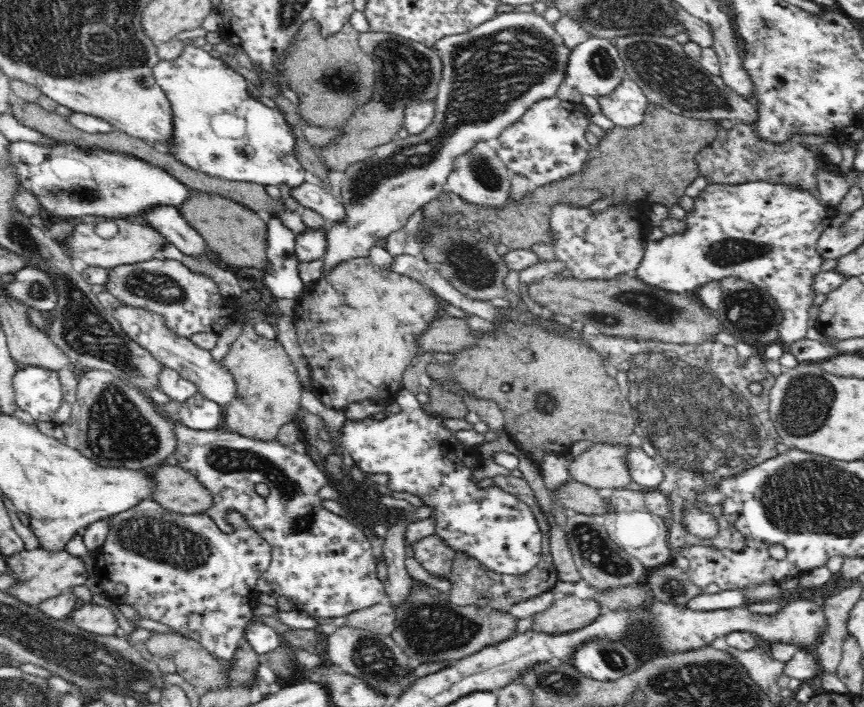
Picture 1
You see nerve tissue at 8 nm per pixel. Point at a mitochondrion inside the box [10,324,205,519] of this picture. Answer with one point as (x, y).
(117, 430)

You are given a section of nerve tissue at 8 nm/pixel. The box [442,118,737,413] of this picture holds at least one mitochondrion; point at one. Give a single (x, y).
(638, 307)

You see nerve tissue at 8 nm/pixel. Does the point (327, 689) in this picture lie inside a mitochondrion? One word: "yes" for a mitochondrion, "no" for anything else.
no

